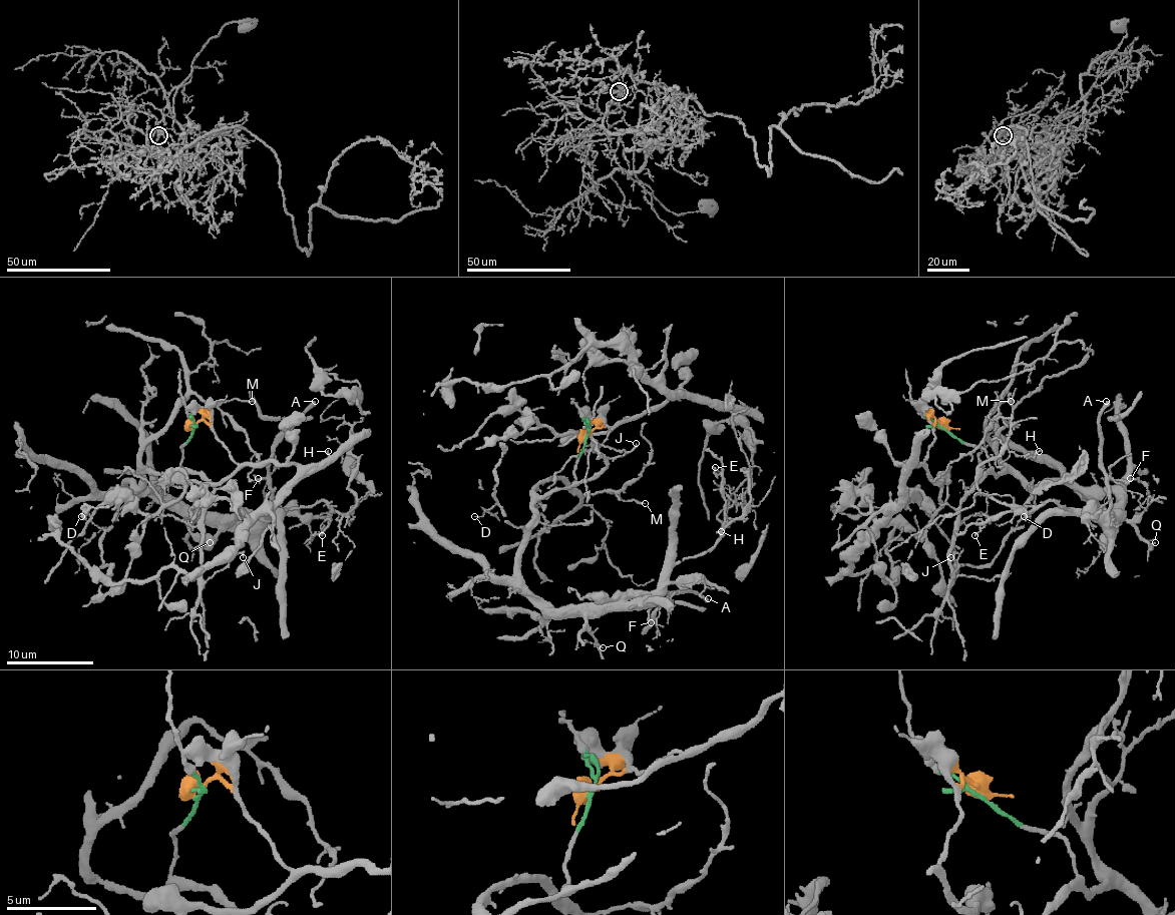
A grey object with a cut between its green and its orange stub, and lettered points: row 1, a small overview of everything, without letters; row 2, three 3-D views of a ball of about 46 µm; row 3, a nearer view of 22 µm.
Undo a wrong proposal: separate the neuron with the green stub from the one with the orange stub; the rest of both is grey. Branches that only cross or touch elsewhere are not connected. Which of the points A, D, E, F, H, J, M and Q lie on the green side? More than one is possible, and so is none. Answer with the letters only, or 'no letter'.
A, D, E, F, H, J, M, Q

